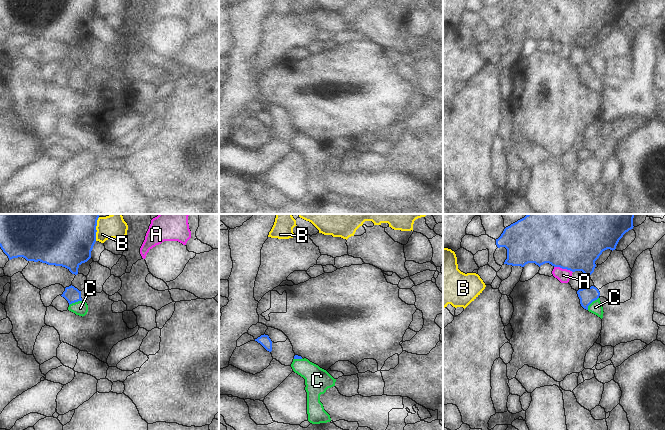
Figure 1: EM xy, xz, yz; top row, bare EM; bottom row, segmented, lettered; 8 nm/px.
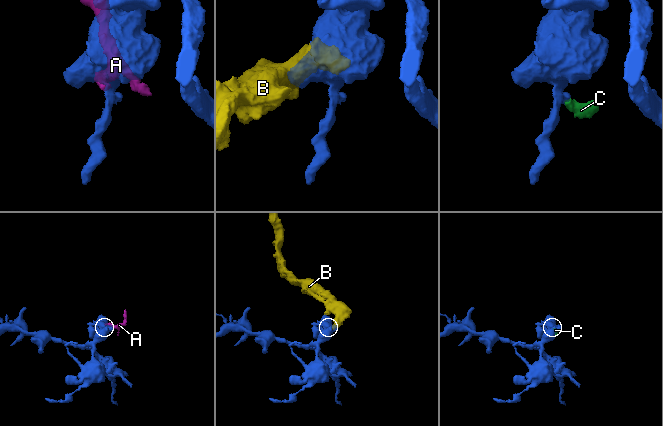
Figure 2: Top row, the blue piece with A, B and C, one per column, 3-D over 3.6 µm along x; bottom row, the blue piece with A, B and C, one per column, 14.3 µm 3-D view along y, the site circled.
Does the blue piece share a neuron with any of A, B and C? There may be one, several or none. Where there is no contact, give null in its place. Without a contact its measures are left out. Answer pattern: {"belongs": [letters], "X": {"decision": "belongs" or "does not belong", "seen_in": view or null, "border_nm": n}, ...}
{"belongs": ["C"], "A": {"decision": "does not belong", "seen_in": "yz", "border_nm": 160}, "B": {"decision": "does not belong", "seen_in": "xy", "border_nm": 140}, "C": {"decision": "belongs", "seen_in": "yz", "border_nm": 140}}

